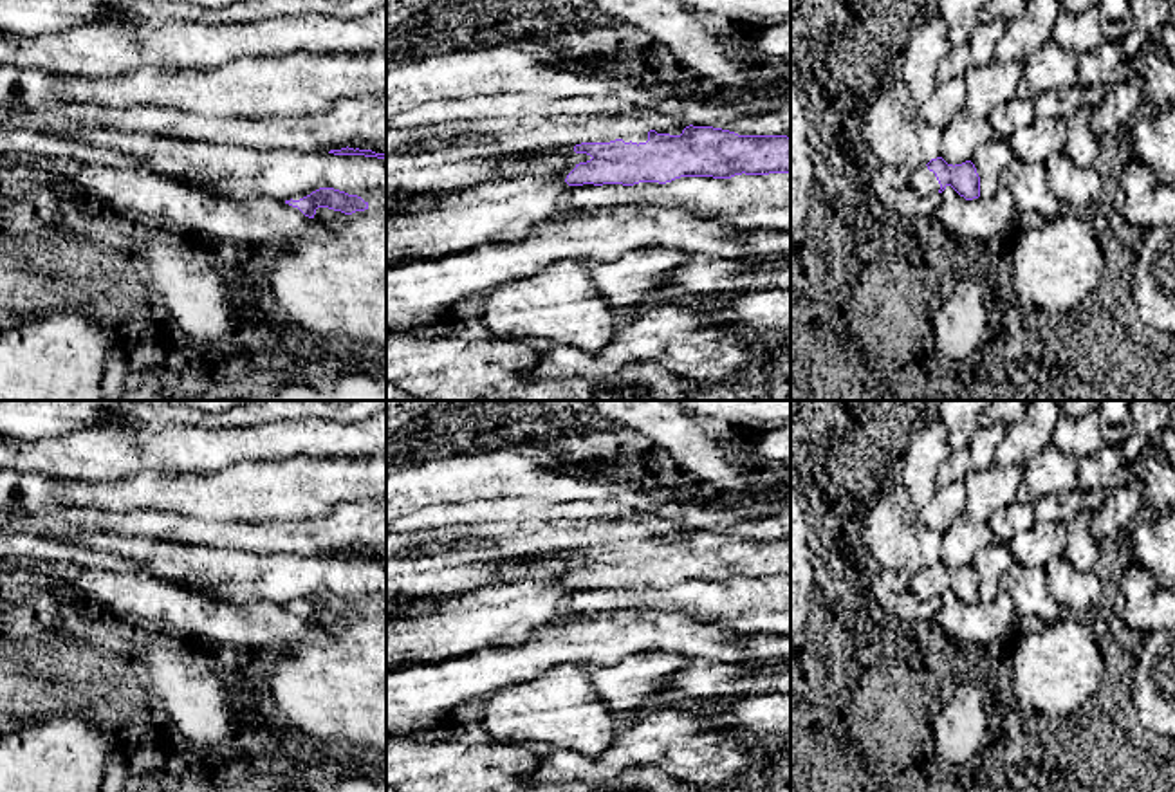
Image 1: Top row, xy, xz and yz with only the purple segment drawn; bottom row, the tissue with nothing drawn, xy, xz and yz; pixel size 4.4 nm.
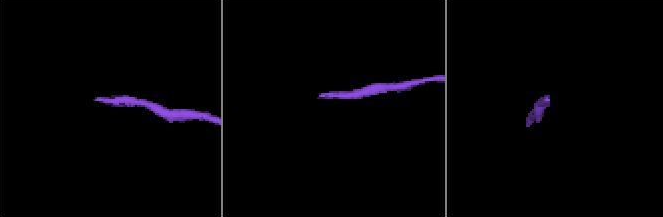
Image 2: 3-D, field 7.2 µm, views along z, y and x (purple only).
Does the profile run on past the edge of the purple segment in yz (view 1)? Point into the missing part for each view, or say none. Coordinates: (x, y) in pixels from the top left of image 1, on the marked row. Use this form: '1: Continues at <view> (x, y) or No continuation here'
1: Continues at yz (923, 181)

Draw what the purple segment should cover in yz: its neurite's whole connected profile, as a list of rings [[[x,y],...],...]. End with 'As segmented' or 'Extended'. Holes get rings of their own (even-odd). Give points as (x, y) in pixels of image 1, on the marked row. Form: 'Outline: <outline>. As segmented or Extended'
Outline: [[[942,157],[931,159],[928,164],[911,173],[908,184],[921,197],[942,193],[948,186],[951,186],[966,200],[980,197],[980,177],[971,161],[953,166]]]. Extended

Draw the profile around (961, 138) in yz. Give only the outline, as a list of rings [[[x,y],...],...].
[[[960,110],[942,128],[940,157],[948,164],[962,164],[973,159],[976,148],[993,139],[989,117],[975,119],[966,110]]]

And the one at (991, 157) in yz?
[[[996,139],[980,144],[973,153],[971,162],[980,177],[980,197],[989,198],[1000,186],[1000,177],[1013,162],[1014,153],[1007,139]]]

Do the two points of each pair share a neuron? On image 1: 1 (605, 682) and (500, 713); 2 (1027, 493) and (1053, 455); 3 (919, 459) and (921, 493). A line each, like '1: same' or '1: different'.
1: different
2: same
3: same

